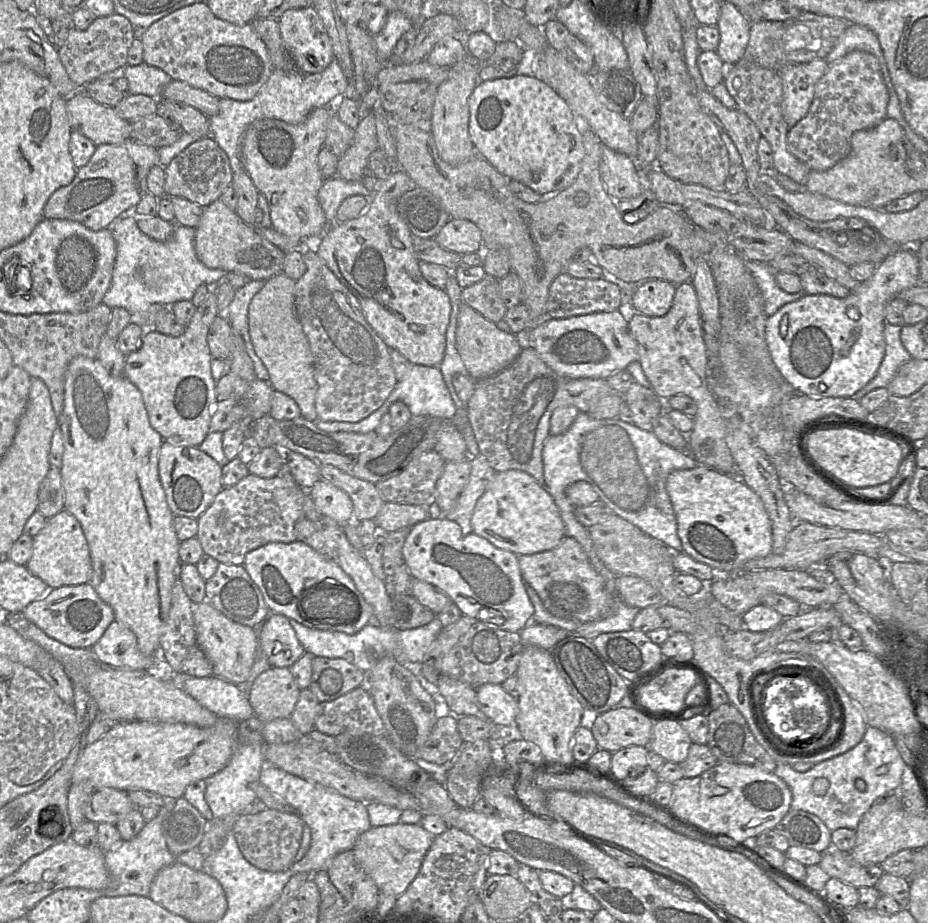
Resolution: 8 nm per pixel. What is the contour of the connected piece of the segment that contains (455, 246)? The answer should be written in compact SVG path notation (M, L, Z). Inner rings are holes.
M450 219L434 237L446 250L465 255L481 249L483 236L480 228L467 219Z

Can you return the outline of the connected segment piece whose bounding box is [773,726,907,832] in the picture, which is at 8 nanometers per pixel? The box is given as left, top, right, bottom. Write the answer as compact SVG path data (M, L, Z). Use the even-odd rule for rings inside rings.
M868 726L860 743L846 753L819 762L806 772L777 763L773 773L784 780L791 790L791 809L816 815L833 832L839 828L855 830L873 804L900 787L906 767L891 735ZM817 778L826 778L830 783L823 796L812 792L812 784Z

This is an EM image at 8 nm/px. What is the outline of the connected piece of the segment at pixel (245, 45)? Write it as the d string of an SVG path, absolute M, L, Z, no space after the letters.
M206 2L185 6L153 23L141 39L143 62L168 74L172 80L180 80L202 89L218 98L237 101L253 99L274 71L269 52L251 23L235 25L217 18Z

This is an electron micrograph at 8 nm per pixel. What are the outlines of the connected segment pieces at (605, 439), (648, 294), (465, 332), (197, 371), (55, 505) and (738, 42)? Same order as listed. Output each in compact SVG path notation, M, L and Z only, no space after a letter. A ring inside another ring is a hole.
M580 412L565 433L548 436L542 459L544 487L562 514L567 534L581 544L592 566L603 577L615 578L598 556L588 529L576 519L575 506L566 495L567 487L577 481L590 484L601 502L619 517L678 552L683 552L666 480L673 471L692 469L698 465L687 451L679 451L662 443L652 431L642 430L632 423L618 418L594 419L588 413Z
M651 279L640 285L633 297L632 306L638 313L650 317L664 316L673 305L676 287L662 279Z
M464 301L458 313L456 347L469 375L474 380L498 374L510 366L523 349L514 334L503 332L494 322L484 318Z
M211 290L206 300L197 307L187 324L185 332L179 337L172 337L146 329L138 349L125 355L123 375L141 392L151 427L164 440L175 445L198 447L210 431L210 421L215 400L215 380L211 375L211 359L207 336L209 327L219 314L217 297Z
M50 467L39 487L37 511L48 519L63 509L64 492L60 469Z
M723 2L716 27L719 44L716 53L726 64L738 63L746 50L750 37L751 22L731 2Z

